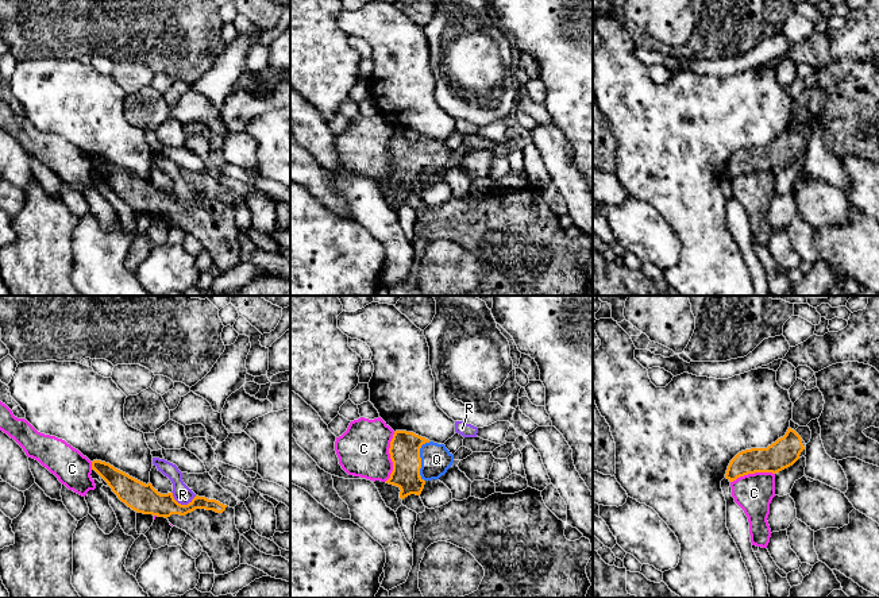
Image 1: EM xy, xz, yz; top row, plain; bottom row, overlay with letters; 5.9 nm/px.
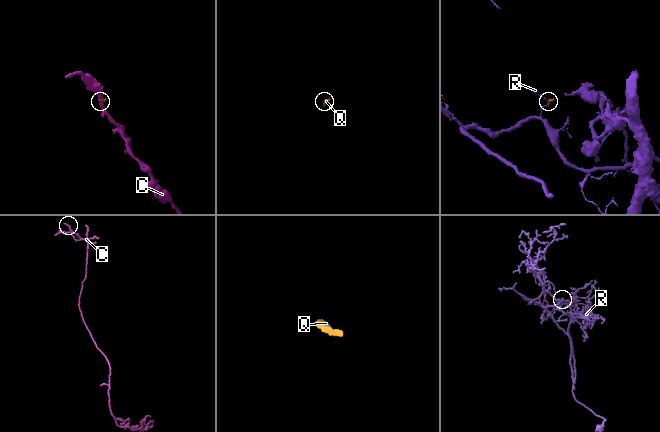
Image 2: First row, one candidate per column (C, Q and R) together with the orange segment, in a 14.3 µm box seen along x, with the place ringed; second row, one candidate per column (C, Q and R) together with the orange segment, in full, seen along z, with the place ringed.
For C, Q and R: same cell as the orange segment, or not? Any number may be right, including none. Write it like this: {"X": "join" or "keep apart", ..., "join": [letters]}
{"C": "keep apart", "Q": "join", "R": "keep apart", "join": ["Q"]}

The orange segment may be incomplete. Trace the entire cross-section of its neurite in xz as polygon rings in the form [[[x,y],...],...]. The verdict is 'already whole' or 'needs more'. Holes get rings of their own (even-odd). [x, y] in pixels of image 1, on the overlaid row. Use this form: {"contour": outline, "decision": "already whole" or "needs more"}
{"contour": [[[396,431],[389,448],[393,471],[386,483],[397,486],[400,498],[420,495],[427,481],[439,479],[454,463],[454,455],[413,432]]], "decision": "needs more"}

